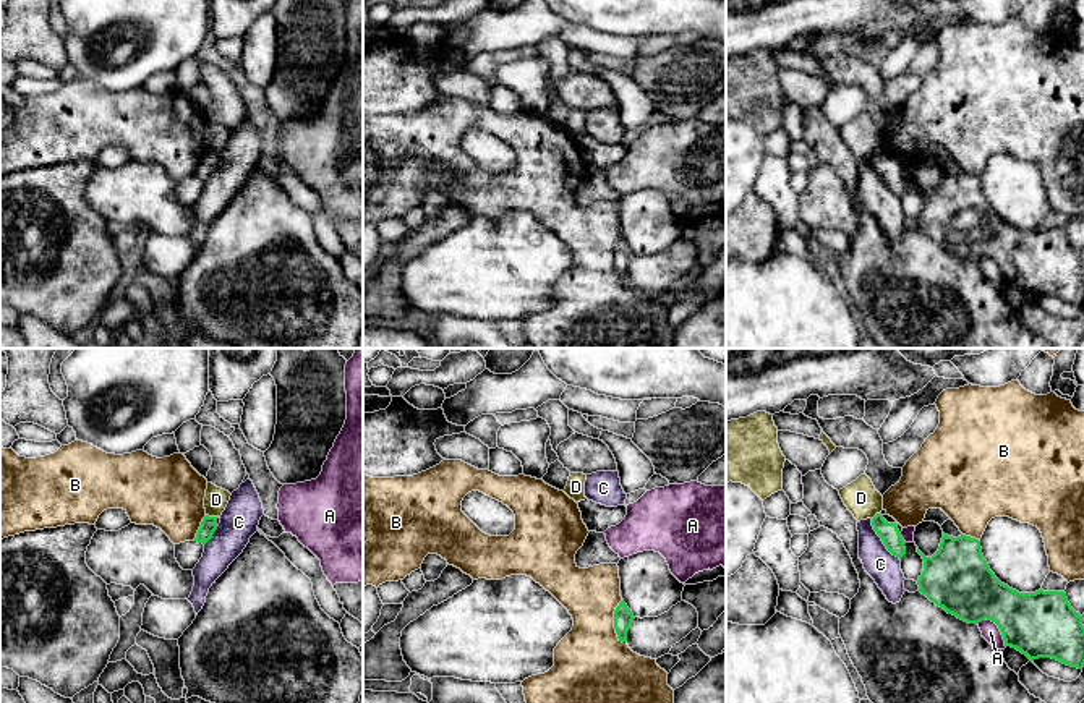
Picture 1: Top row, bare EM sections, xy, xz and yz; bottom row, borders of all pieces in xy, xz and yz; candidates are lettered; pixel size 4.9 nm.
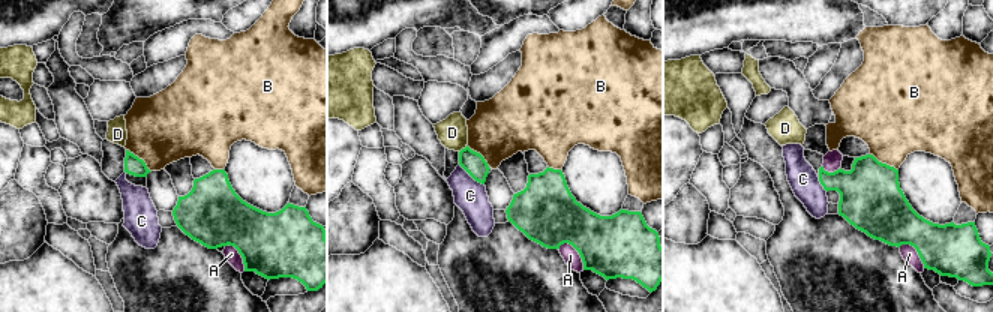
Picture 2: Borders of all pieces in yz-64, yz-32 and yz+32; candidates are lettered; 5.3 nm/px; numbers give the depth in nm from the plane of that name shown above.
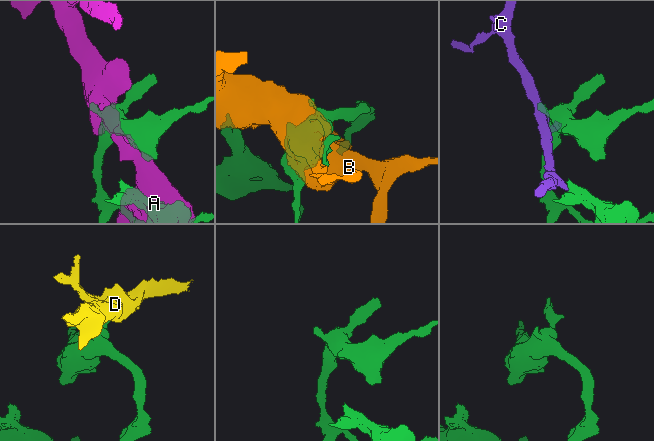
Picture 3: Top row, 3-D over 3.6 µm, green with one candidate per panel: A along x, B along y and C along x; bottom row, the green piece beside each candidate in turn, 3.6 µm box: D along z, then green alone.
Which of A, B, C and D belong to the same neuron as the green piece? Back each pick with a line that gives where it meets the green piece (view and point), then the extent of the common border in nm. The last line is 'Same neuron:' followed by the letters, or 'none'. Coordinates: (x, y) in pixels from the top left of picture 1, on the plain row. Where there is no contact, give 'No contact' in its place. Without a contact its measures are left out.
Same neuron: none

